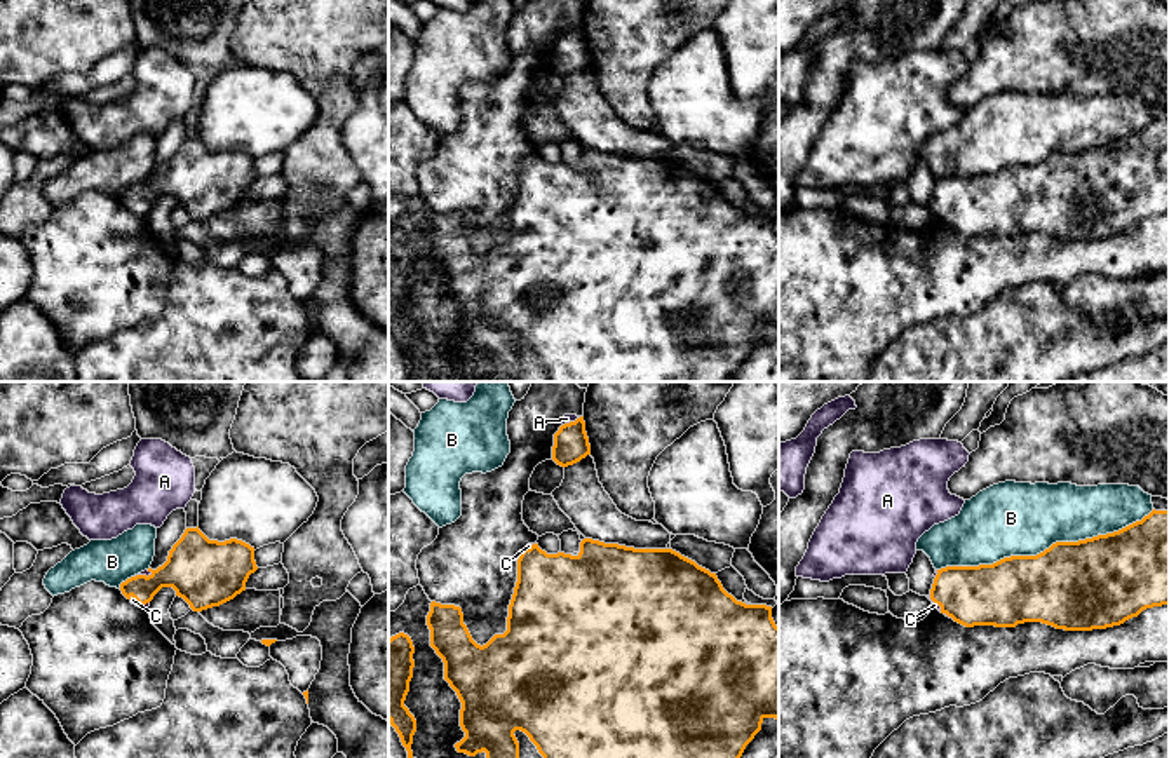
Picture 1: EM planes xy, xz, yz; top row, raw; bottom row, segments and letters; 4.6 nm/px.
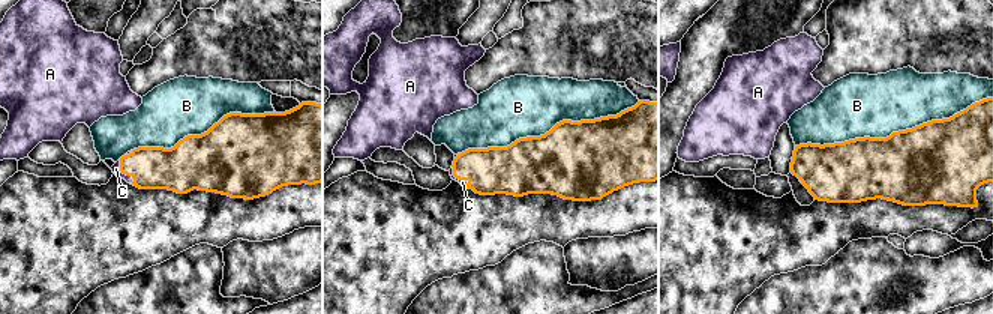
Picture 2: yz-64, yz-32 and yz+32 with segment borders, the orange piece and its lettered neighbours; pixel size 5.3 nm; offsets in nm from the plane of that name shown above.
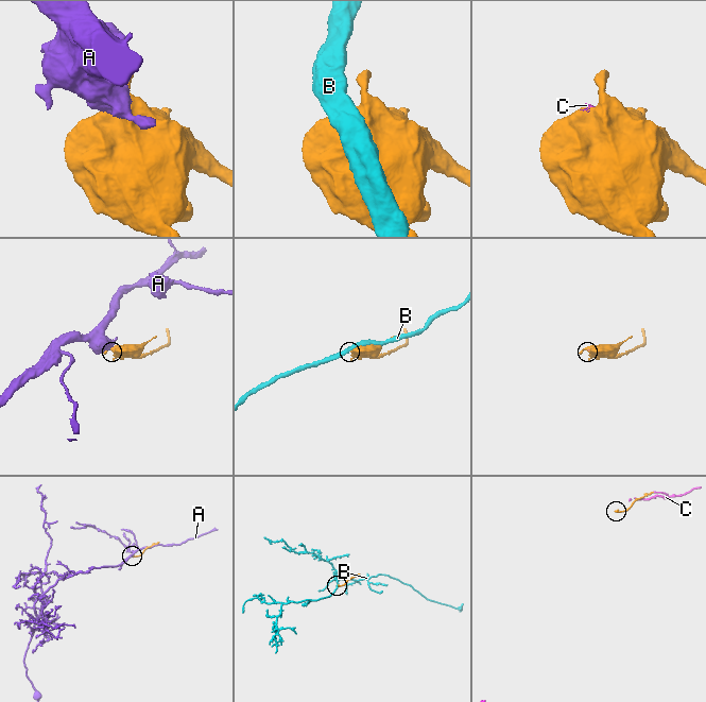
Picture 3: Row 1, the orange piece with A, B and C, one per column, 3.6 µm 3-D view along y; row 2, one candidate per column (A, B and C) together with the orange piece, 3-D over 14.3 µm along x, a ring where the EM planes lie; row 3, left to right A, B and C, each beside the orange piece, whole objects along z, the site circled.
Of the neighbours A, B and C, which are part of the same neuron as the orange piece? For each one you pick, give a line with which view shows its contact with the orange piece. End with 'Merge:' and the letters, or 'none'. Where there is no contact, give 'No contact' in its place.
C: Touches orange in xy
Merge: C

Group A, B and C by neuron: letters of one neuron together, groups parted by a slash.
A / B / C

